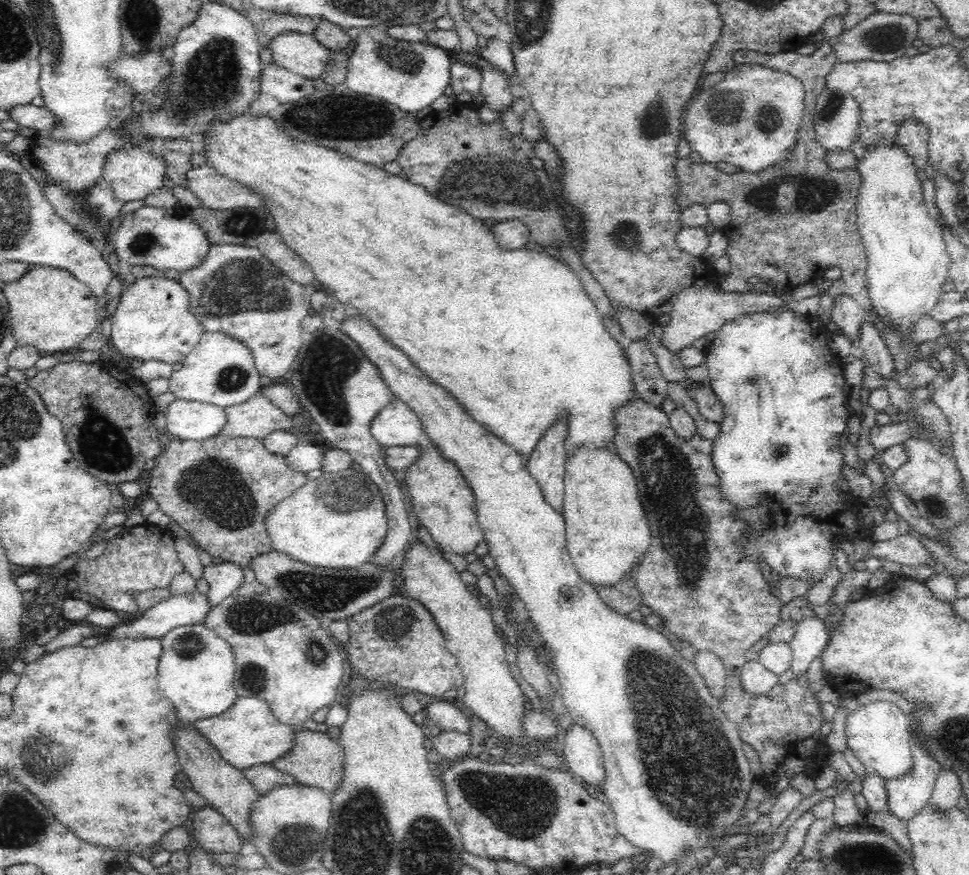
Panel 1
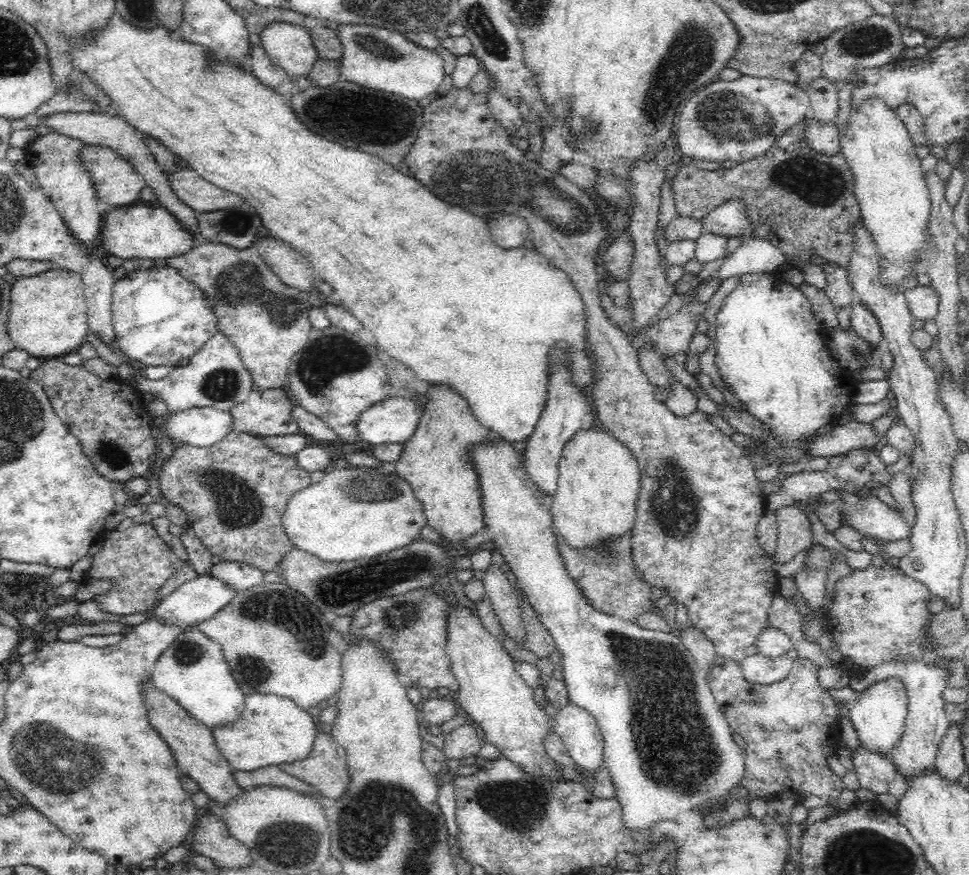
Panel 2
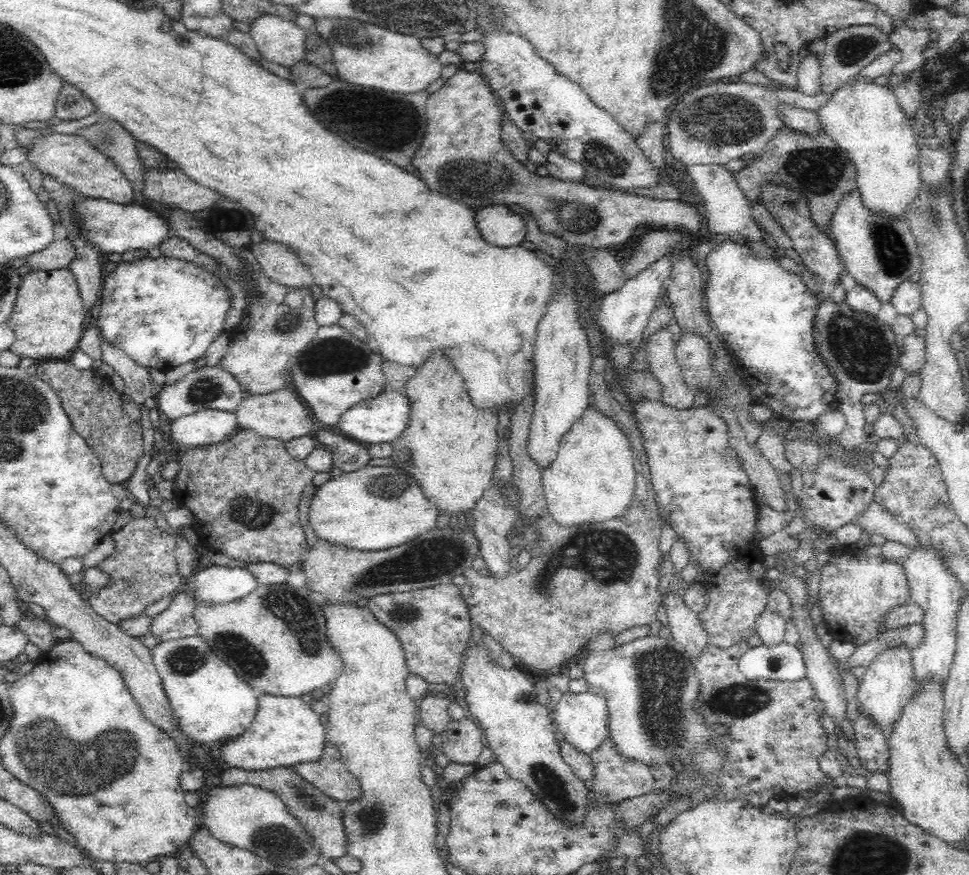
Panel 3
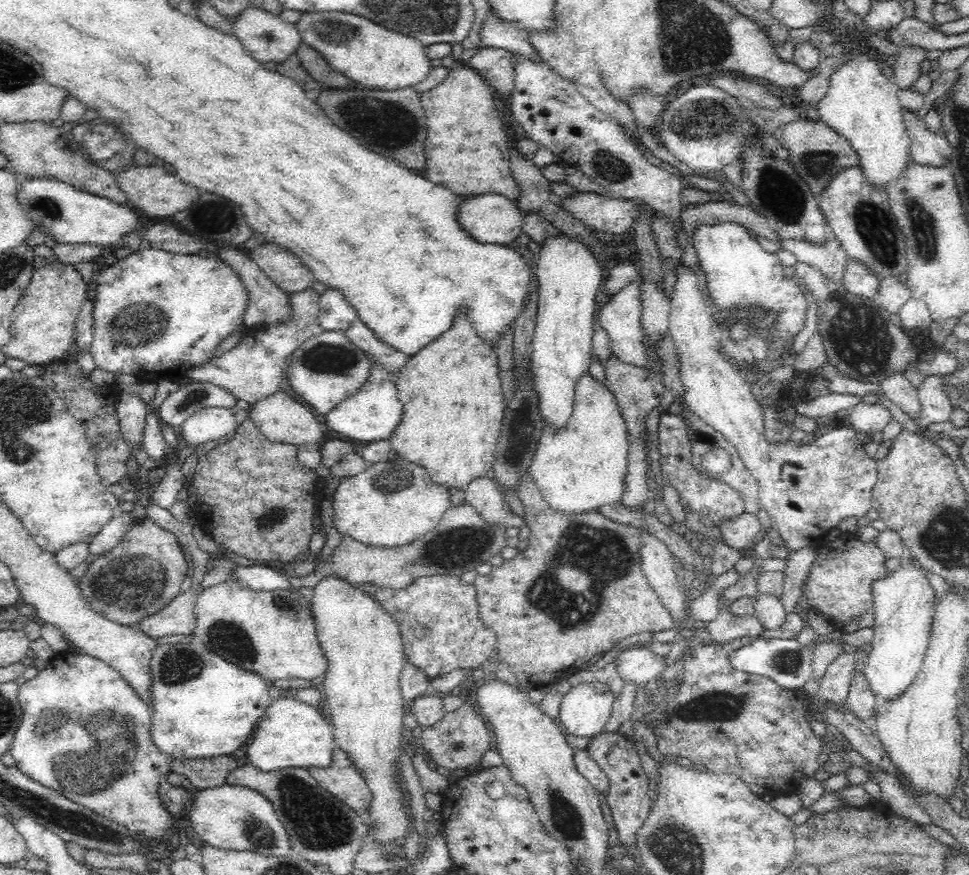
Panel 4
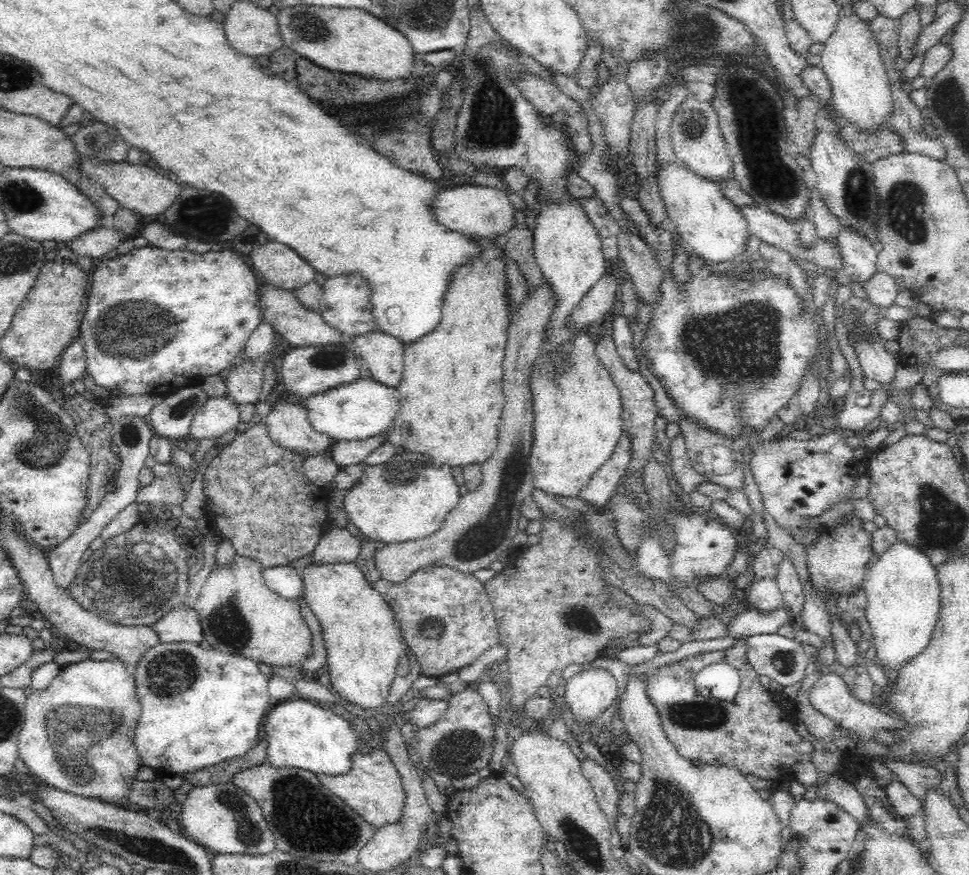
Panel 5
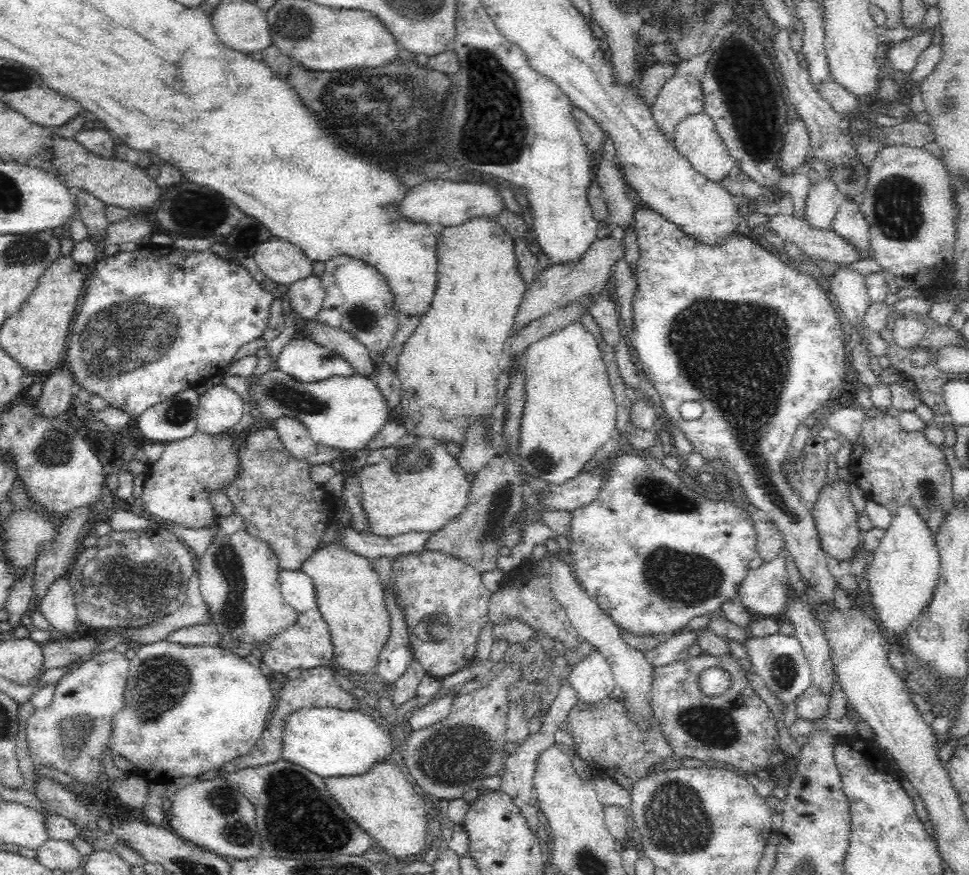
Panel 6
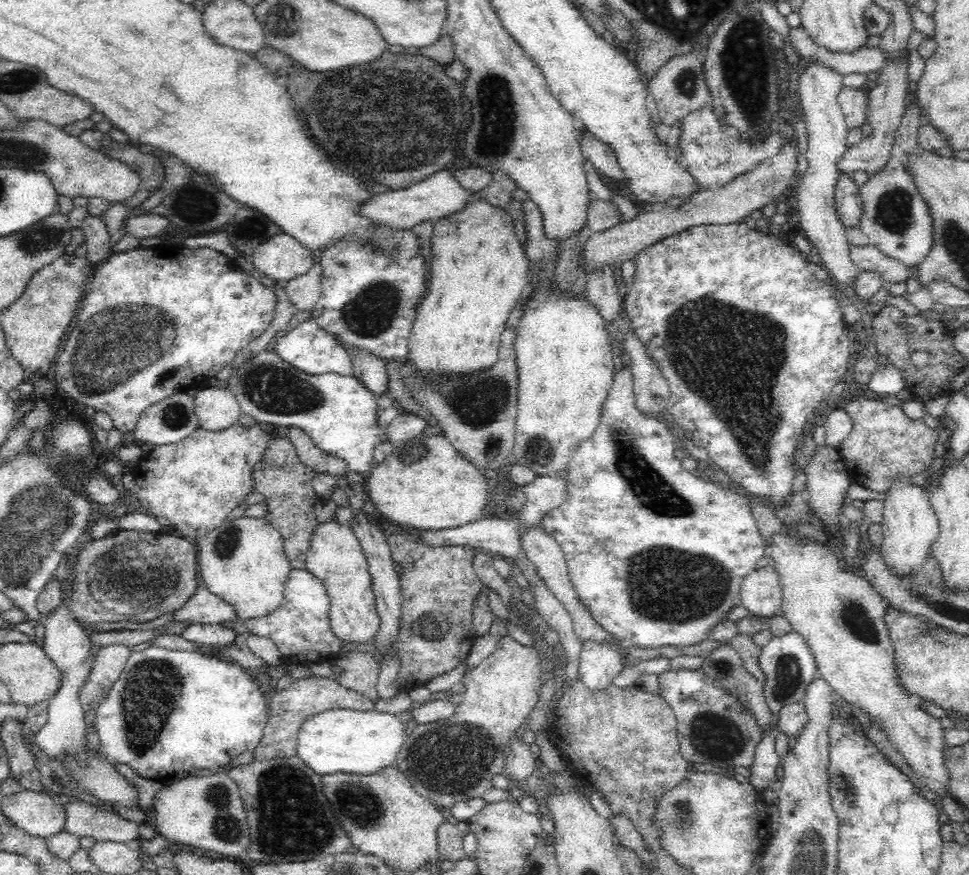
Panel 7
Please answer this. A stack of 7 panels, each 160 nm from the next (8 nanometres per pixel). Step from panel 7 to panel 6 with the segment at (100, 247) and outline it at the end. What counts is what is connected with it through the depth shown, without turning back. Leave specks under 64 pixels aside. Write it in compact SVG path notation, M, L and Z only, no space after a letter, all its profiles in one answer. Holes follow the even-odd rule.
M75 190L74 196L80 221L88 228L89 238L98 242L109 226L105 214L107 204L84 190Z

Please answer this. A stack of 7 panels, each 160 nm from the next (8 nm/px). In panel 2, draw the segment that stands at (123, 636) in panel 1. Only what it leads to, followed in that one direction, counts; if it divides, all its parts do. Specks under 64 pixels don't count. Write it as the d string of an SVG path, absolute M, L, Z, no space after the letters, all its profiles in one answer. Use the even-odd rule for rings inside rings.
M212 575L197 576L194 580L181 584L171 591L158 605L154 605L148 612L148 618L154 618L165 626L197 628L201 622L212 618L222 606L234 598L234 591L228 589L222 581L216 581Z

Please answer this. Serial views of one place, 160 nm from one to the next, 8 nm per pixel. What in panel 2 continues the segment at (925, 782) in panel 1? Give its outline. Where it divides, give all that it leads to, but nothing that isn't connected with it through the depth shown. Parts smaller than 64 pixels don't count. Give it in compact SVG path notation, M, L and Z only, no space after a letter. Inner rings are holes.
M910 662L910 664L882 664L872 668L866 676L854 677L849 682L849 687L854 692L863 692L868 690L875 682L886 680L887 678L900 679L905 686L905 694L908 700L908 714L905 720L905 729L902 738L894 747L891 764L895 770L900 773L906 785L912 782L912 779L920 778L920 775L927 775L929 771L935 769L936 755L948 730L948 718L944 713L944 700L942 700L942 692L946 684L945 672L941 672L939 668L927 666L927 664L919 664L919 662Z

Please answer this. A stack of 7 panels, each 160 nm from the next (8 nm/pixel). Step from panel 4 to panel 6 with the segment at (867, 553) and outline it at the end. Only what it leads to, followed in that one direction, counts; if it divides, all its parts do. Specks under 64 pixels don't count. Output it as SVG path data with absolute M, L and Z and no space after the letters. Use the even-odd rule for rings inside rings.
M834 482L832 486L823 486L814 507L813 517L822 551L838 562L851 563L861 550L863 531L858 526L859 513L850 502L848 486L844 482Z

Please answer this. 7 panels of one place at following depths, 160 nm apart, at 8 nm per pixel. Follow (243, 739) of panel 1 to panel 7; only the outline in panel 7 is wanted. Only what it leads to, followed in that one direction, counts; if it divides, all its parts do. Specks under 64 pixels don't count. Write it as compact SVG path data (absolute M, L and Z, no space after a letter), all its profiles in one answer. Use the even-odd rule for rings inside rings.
M329 709L320 715L308 717L302 722L298 736L296 736L296 756L320 776L375 774L389 765L394 766L394 760L397 760L396 756L398 756L402 742L404 742L408 723L404 719L398 722L396 717L396 715L383 714L375 710L356 711L349 709Z

